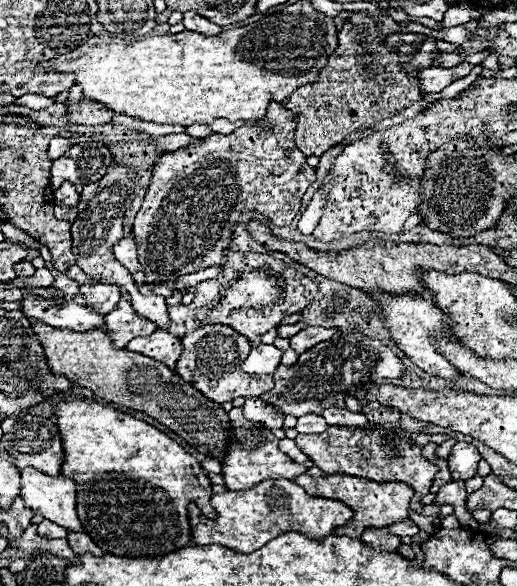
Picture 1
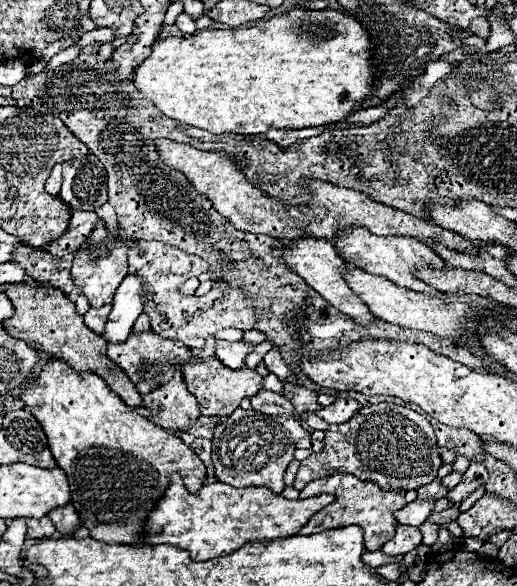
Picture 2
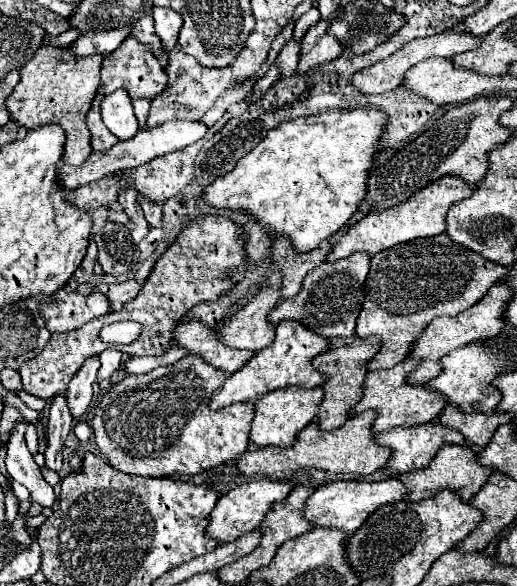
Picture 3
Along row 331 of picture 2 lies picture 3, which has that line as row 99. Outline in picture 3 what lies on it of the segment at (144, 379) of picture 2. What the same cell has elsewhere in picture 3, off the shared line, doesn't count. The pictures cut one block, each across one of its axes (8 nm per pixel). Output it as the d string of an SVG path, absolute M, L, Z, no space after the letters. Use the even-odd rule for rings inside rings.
M128 36L102 62L102 86L104 86L106 94L114 92L116 88L126 88L132 98L152 100L156 94L160 94L166 88L166 82L168 82L168 78L166 78L166 72L160 64L160 60L156 60L156 56L152 56L152 52L148 52L148 48L144 48L144 44L140 44L134 36Z

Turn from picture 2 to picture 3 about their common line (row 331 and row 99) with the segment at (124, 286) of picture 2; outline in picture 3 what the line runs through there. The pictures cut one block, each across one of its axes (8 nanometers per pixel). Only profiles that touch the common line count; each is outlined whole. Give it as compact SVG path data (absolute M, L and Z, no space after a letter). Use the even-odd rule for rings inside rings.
M120 88L102 100L102 120L120 140L128 140L138 132L138 120L128 92Z

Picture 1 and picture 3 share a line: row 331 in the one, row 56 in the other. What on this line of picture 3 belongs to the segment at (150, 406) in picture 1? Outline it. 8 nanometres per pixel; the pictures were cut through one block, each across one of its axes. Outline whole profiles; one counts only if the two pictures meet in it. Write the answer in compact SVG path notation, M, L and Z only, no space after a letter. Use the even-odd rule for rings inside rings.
M40 46L34 58L20 70L20 82L6 100L10 120L26 130L34 130L46 124L58 124L66 132L62 162L78 166L88 160L90 132L86 128L86 112L100 86L100 64L102 56L88 56L76 60L70 52L56 46Z

